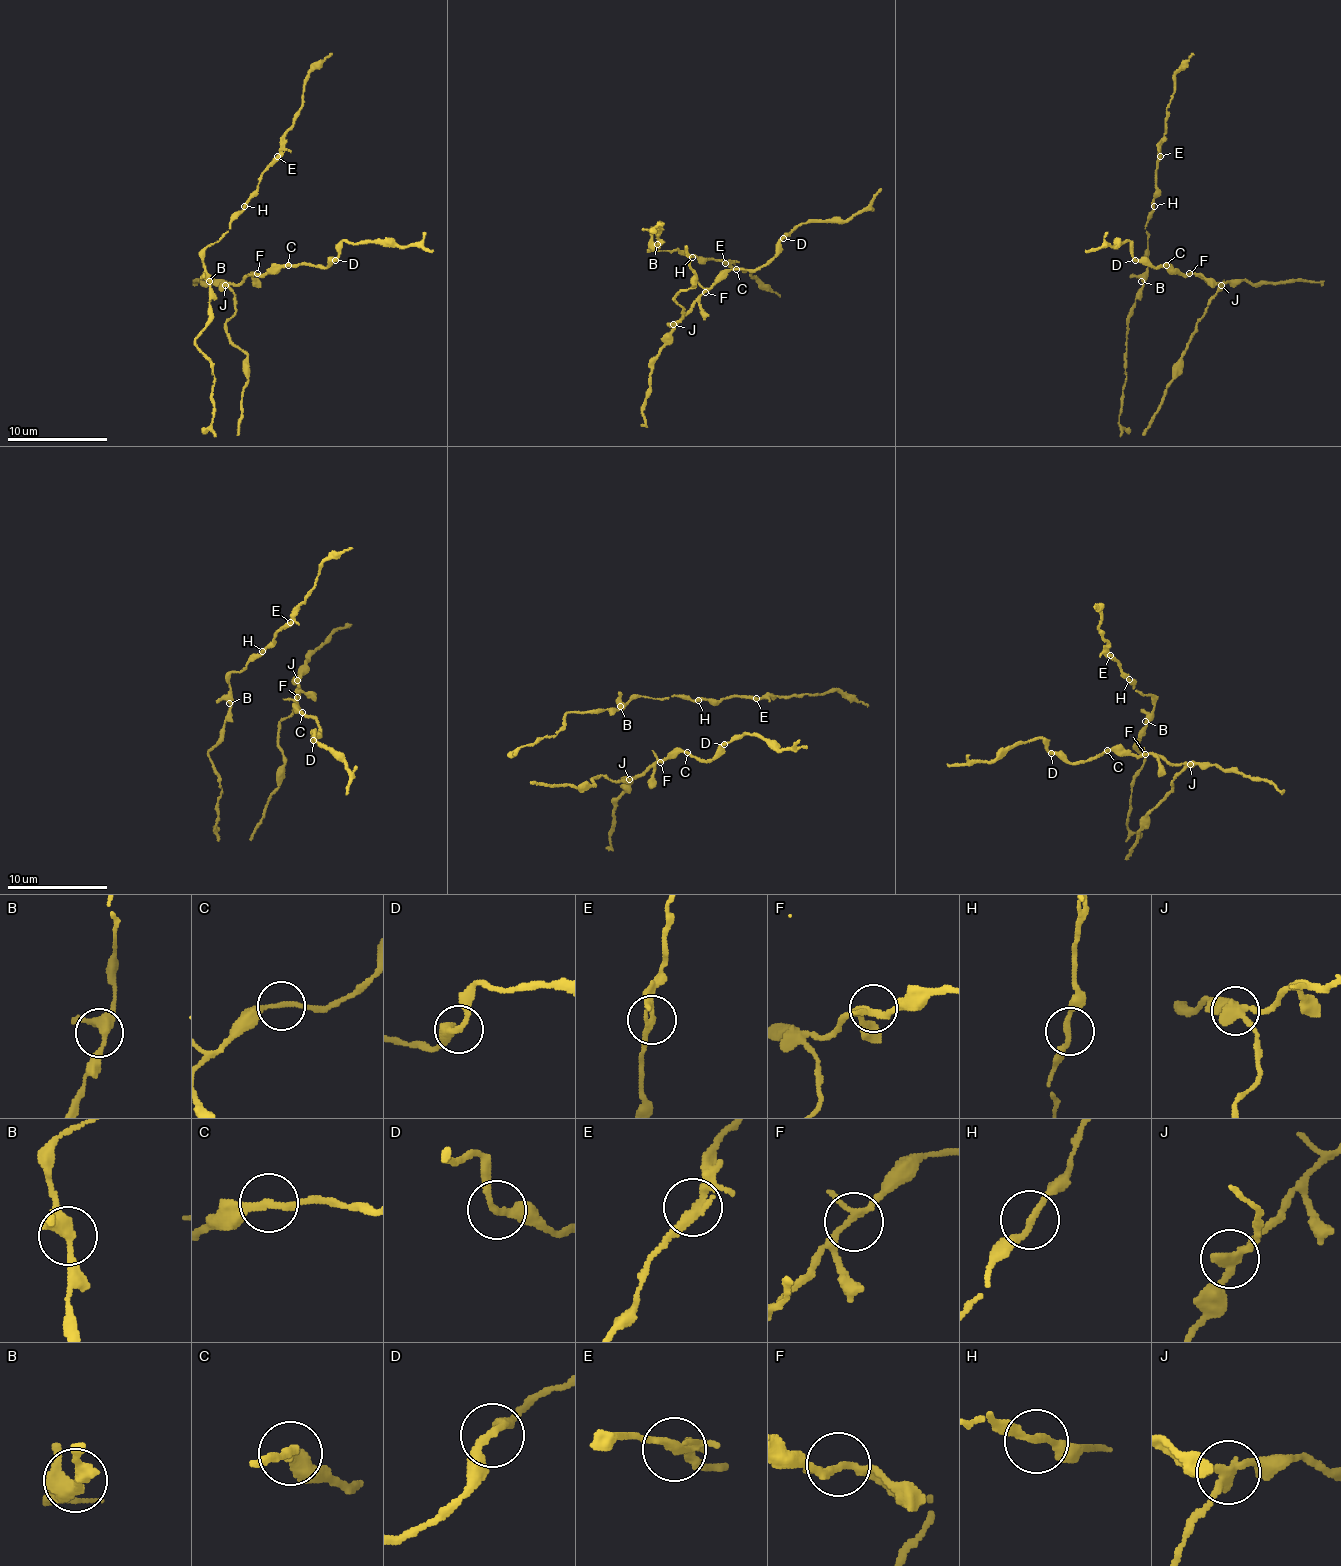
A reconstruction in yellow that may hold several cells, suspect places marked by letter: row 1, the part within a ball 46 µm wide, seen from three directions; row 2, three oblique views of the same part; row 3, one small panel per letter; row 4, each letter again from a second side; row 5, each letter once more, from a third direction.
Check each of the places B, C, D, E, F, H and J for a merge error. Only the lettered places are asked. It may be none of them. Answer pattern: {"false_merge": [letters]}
{"false_merge": ["J"]}

